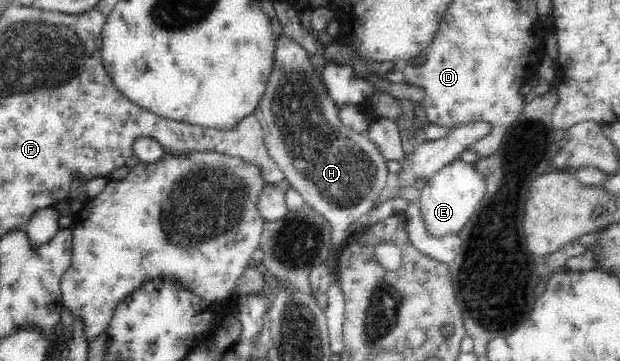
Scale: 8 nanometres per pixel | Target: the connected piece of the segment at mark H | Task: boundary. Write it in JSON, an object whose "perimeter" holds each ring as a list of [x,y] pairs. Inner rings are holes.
{"perimeter":[[[281,35],[276,41],[274,57],[275,67],[273,67],[273,73],[271,73],[269,81],[267,82],[265,90],[266,94],[259,102],[254,114],[258,117],[259,123],[262,124],[269,155],[275,160],[275,163],[279,164],[279,167],[283,170],[287,181],[289,181],[291,187],[299,193],[299,196],[303,198],[304,203],[310,206],[314,211],[321,214],[329,222],[332,229],[331,243],[333,244],[333,247],[337,249],[349,237],[349,235],[345,234],[347,227],[349,227],[354,221],[361,220],[363,216],[367,215],[367,213],[371,211],[374,207],[373,204],[375,203],[377,196],[381,193],[381,190],[387,186],[386,184],[389,182],[390,174],[388,173],[386,159],[382,156],[382,153],[378,151],[378,147],[371,142],[369,138],[367,138],[366,133],[357,133],[341,123],[339,117],[340,109],[337,108],[337,106],[333,103],[333,100],[329,98],[329,94],[327,94],[327,90],[325,89],[325,84],[323,84],[322,78],[319,79],[319,75],[315,72],[315,69],[309,60],[310,56],[307,52],[305,52],[305,49],[301,48],[299,44],[293,42],[287,36]]]}

